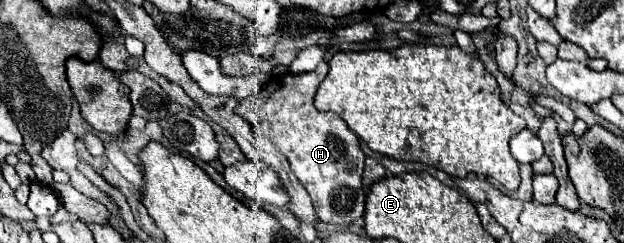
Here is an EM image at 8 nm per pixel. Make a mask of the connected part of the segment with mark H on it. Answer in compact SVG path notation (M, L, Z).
M321 62L313 72L289 72L279 78L271 78L257 94L241 102L241 106L247 104L247 110L239 106L235 112L247 116L253 122L255 134L267 138L279 152L287 156L293 174L309 192L319 220L337 226L349 226L365 212L365 192L361 180L365 154L361 152L355 132L351 132L337 114L319 112L313 106L317 86L327 76L327 70L327 62Z

